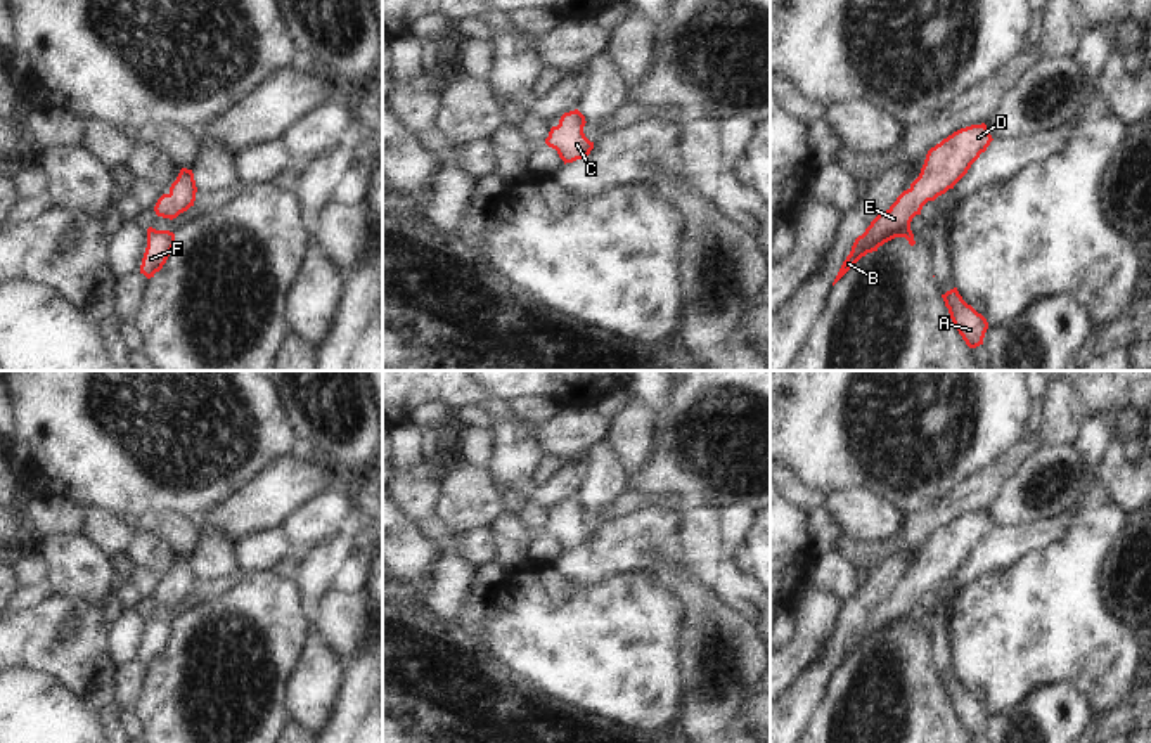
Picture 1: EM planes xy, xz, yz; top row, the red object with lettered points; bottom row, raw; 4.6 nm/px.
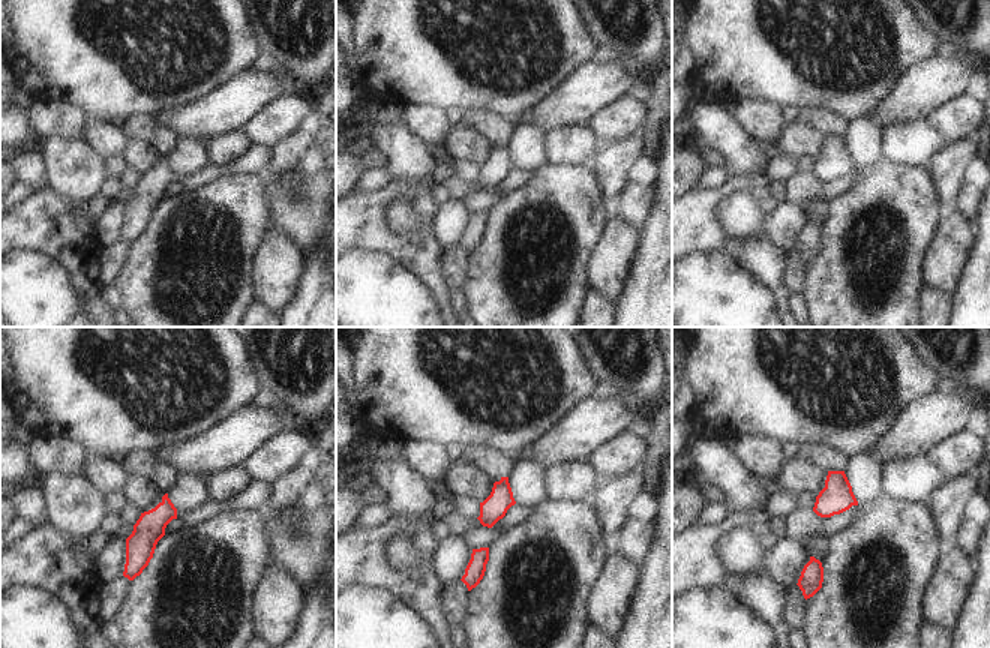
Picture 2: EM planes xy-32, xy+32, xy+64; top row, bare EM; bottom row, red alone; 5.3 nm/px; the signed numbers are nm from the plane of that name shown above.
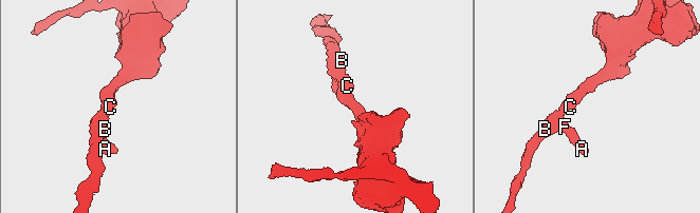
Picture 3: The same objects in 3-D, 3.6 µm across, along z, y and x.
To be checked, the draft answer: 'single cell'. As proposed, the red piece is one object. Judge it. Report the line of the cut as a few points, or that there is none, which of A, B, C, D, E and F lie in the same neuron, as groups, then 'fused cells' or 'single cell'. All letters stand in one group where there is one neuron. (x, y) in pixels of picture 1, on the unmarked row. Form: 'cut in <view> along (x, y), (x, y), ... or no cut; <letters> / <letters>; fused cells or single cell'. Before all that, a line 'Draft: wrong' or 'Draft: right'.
Draft: right
no cut; A B C D E F; single cell

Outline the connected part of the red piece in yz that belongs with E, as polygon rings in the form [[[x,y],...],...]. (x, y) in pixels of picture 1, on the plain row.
[[[985,511],[961,516],[931,535],[926,542],[919,565],[903,578],[897,589],[879,601],[862,623],[852,634],[833,674],[867,641],[878,639],[879,634],[905,625],[910,634],[916,632],[910,610],[921,603],[928,589],[945,582],[968,561],[971,552],[992,530]]]

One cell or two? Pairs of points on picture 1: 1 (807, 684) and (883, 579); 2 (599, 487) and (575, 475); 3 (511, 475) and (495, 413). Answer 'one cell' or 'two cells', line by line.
1: one cell
2: two cells
3: two cells

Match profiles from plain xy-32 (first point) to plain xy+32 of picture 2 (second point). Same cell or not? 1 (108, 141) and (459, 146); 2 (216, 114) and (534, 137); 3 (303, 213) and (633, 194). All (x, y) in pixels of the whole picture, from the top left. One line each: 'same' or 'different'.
1: different
2: different
3: same

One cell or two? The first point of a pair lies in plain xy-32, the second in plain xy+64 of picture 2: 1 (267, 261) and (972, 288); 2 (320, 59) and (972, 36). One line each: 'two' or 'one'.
1: two
2: one

